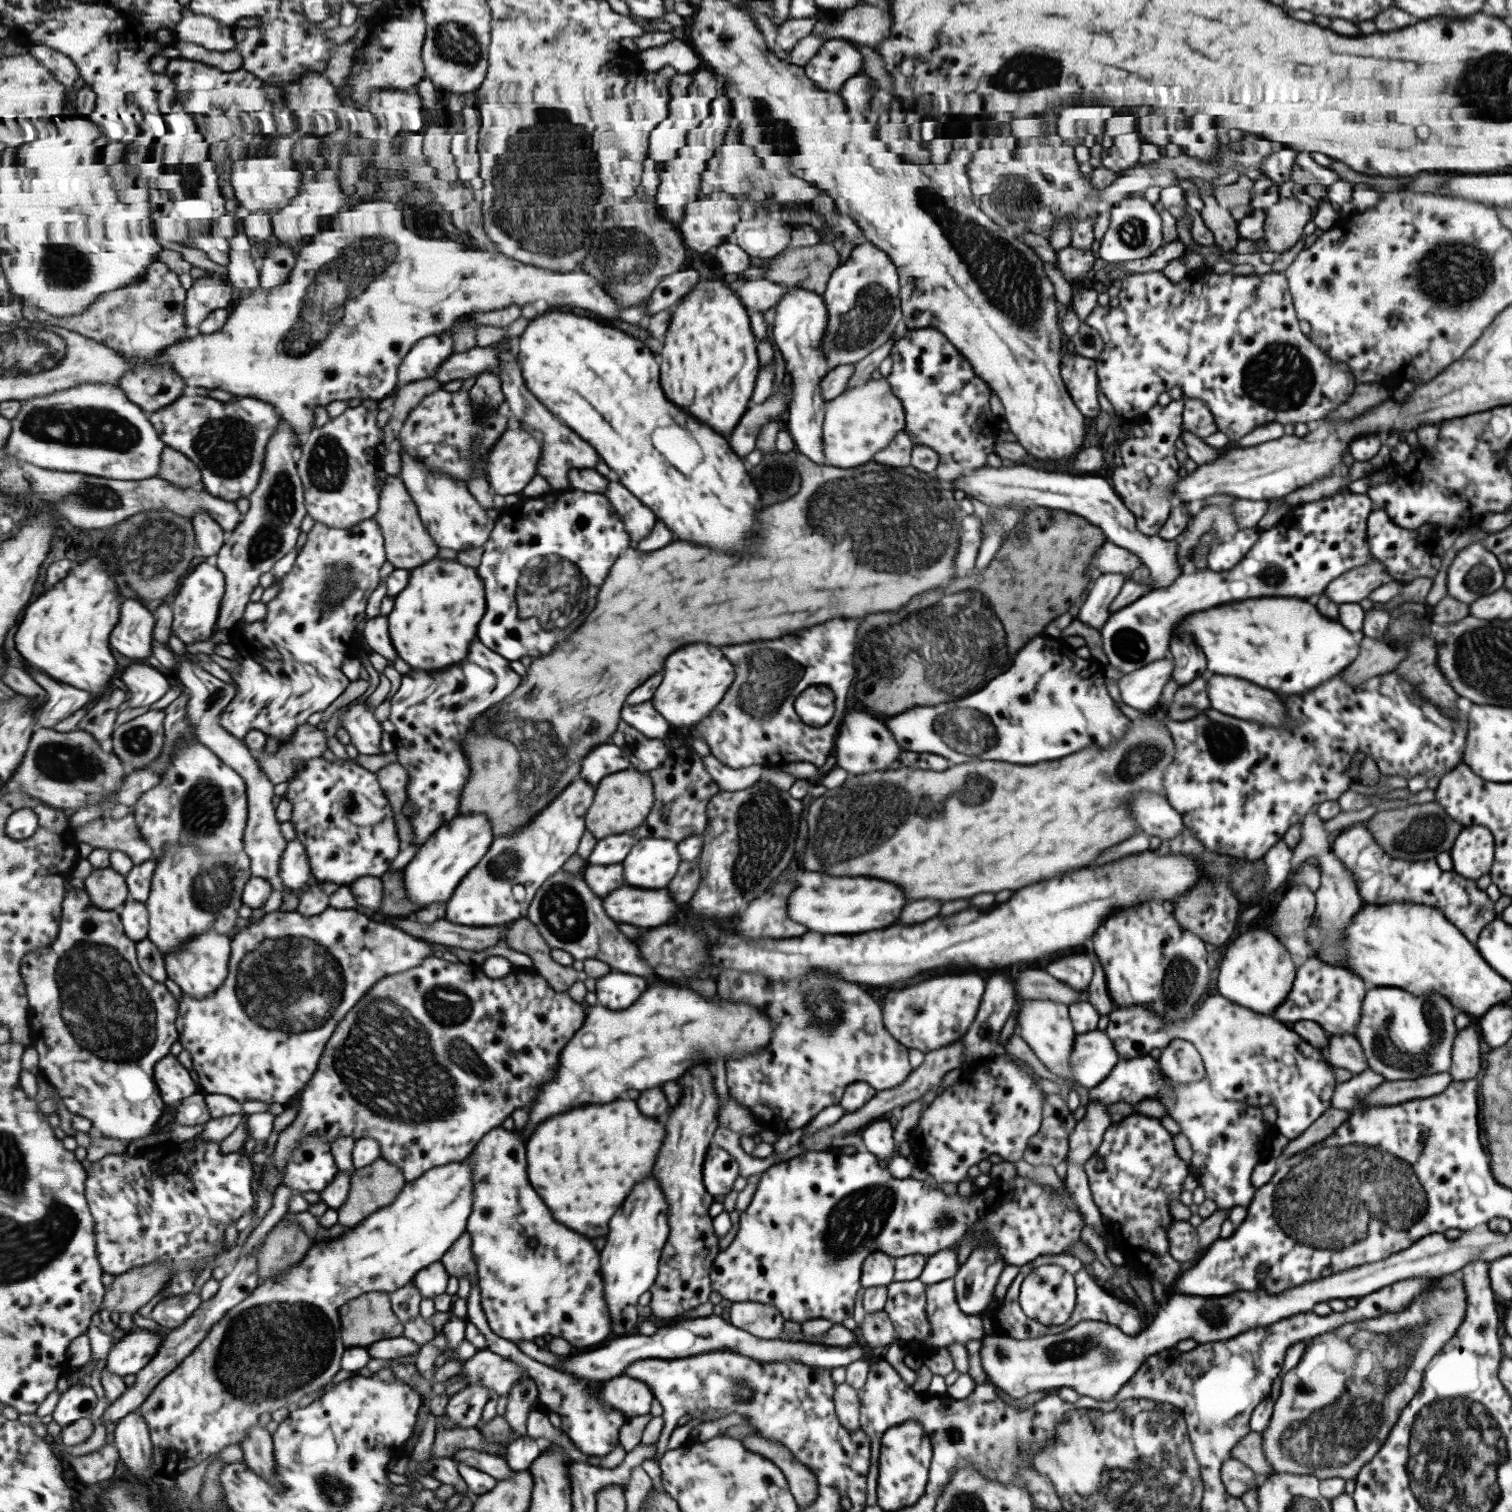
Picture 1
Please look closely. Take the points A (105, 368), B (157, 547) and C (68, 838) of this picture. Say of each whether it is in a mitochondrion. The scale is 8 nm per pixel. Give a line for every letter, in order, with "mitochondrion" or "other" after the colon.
A: other
B: mitochondrion
C: other

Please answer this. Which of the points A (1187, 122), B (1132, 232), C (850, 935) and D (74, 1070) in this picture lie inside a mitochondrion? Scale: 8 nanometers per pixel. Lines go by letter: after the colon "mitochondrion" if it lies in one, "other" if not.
A: other
B: mitochondrion
C: other
D: other

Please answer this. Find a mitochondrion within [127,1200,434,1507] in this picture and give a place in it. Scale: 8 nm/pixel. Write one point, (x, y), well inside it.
(297, 1328)

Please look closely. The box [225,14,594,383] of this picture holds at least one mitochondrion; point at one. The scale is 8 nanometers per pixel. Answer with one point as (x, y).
(521, 209)

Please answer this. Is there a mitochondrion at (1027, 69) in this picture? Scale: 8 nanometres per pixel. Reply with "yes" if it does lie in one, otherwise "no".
yes

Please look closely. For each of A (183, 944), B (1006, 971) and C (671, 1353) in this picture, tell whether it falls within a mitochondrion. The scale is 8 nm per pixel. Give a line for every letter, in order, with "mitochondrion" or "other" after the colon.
A: other
B: other
C: other

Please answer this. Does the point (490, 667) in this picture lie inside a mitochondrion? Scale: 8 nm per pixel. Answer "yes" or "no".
no

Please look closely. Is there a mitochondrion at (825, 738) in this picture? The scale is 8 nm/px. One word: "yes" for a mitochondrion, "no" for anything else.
no

